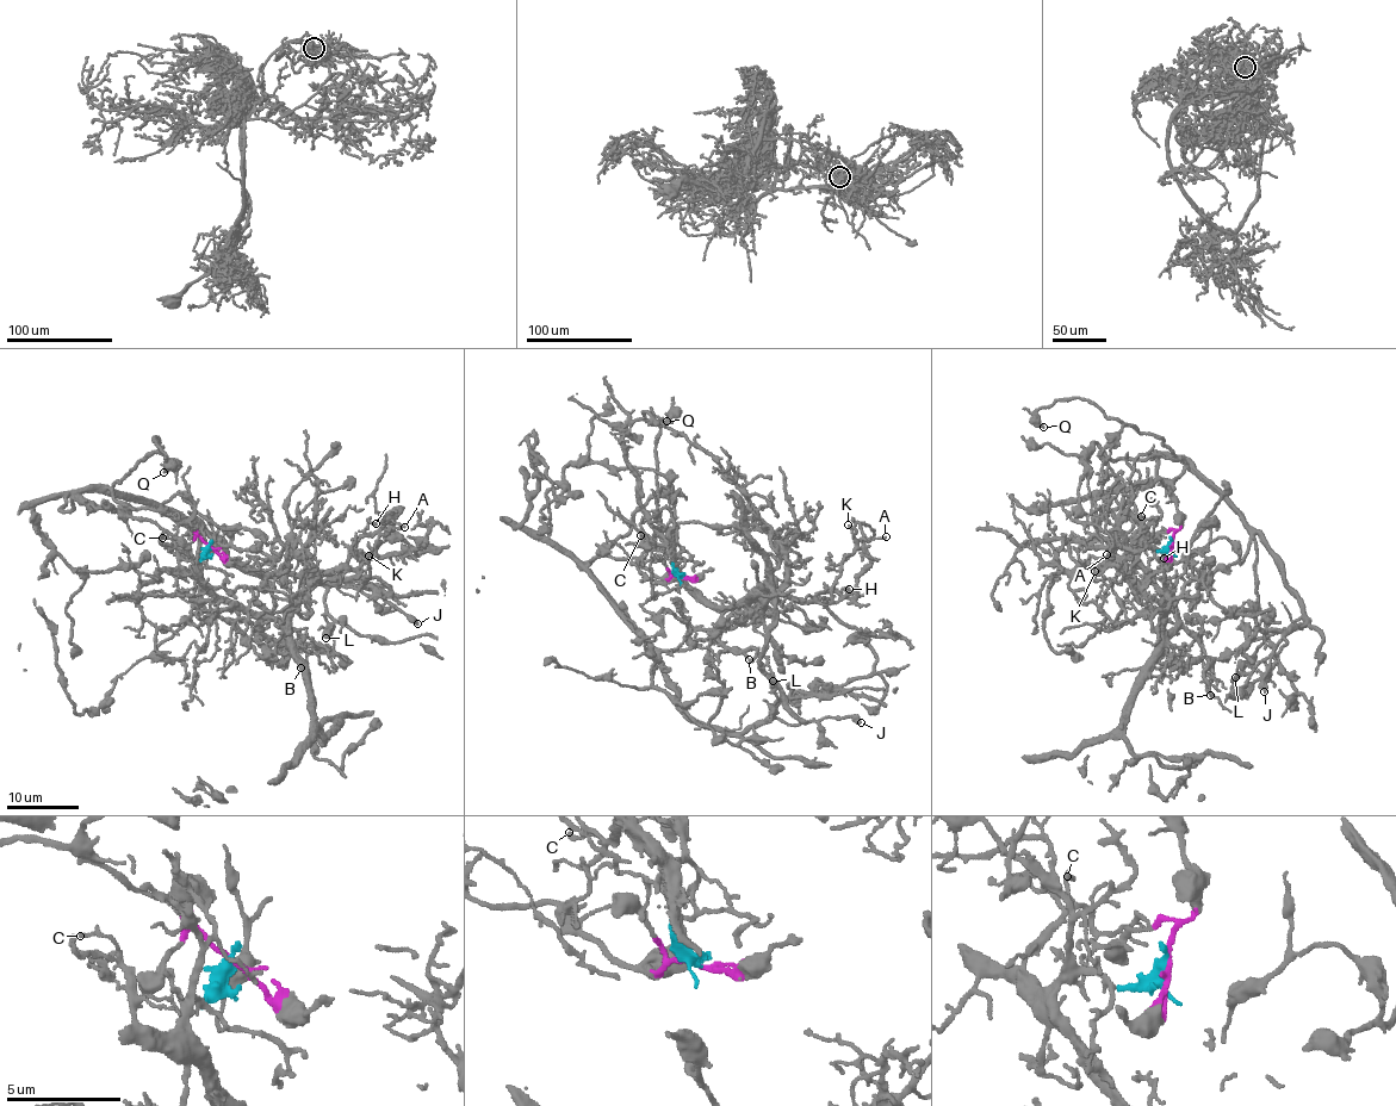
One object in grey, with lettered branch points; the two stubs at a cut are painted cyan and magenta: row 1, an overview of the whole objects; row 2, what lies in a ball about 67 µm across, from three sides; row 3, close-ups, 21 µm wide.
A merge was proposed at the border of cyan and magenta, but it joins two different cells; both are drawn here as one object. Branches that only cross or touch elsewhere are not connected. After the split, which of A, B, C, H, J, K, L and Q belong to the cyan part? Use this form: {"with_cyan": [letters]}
{"with_cyan": ["A", "B", "C", "H", "K"]}

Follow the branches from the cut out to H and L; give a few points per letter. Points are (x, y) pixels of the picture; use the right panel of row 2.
H: (1172, 544), (1137, 551), (1137, 561), (1177, 620), (1167, 634), (1164, 570), (1171, 557), (1165, 558)
L: (1172, 544), (1180, 517), (1170, 494), (1192, 470), (1252, 527), (1304, 607), (1304, 623), (1234, 677)

